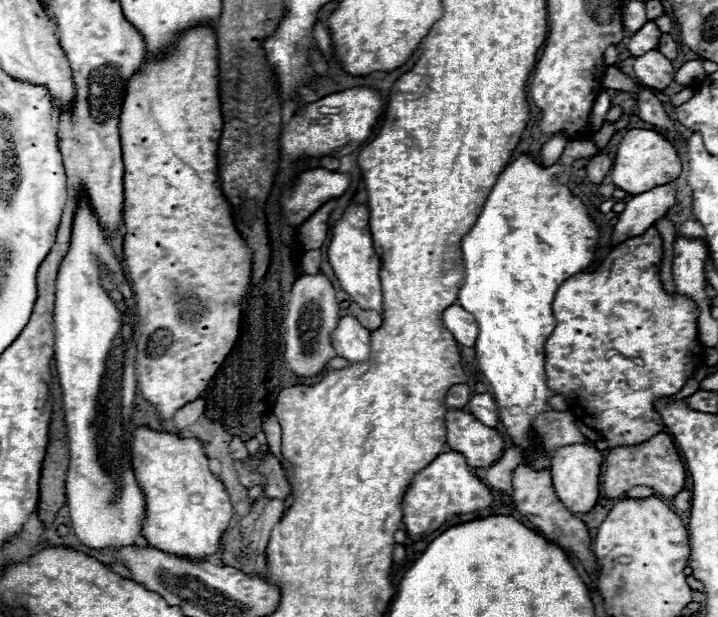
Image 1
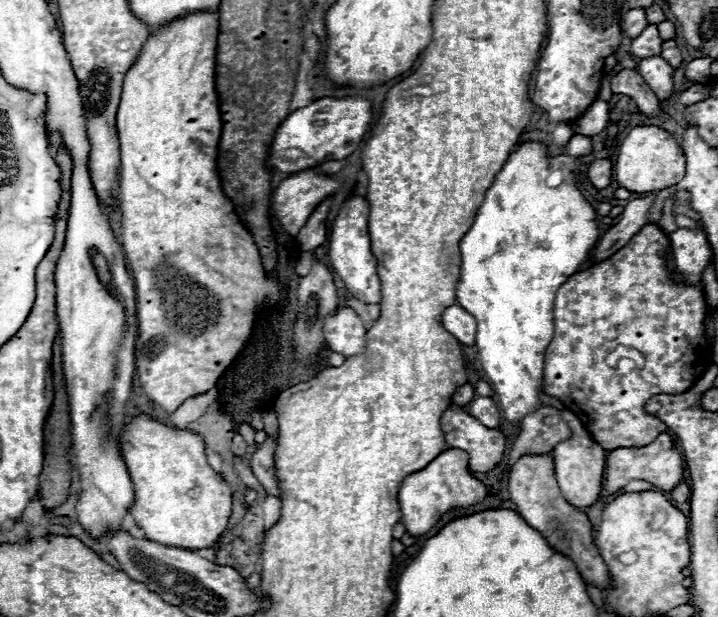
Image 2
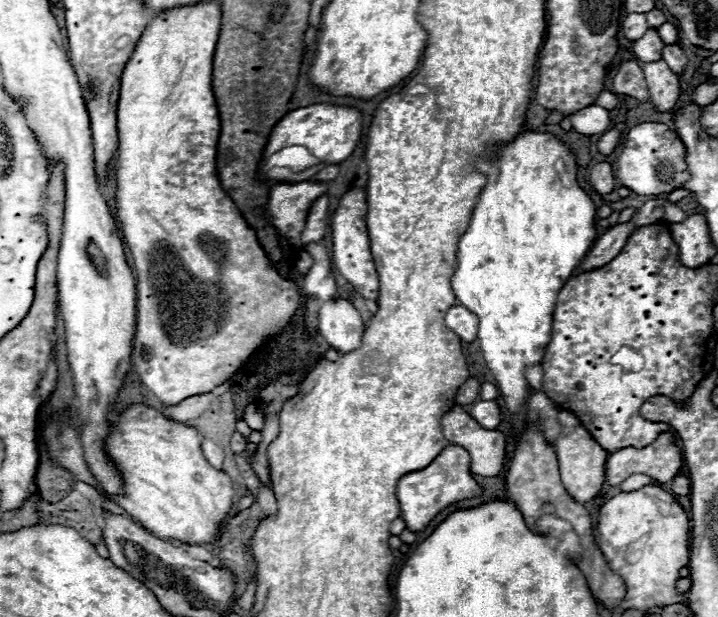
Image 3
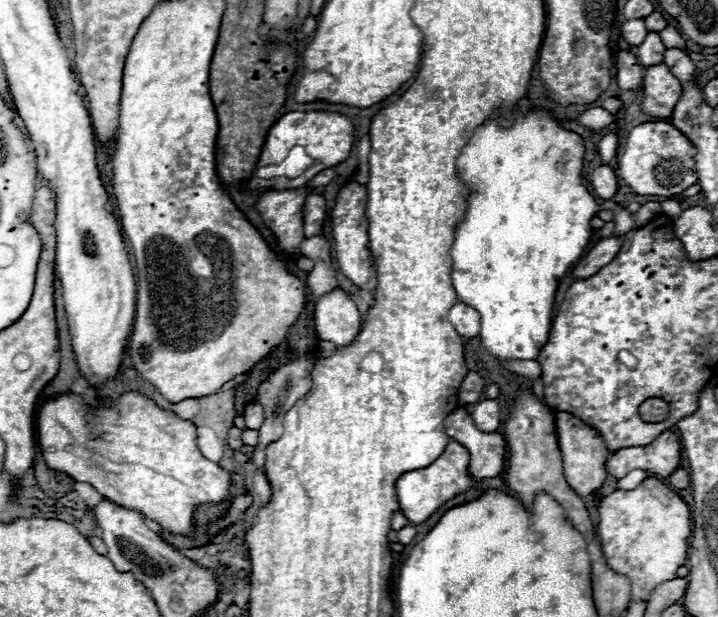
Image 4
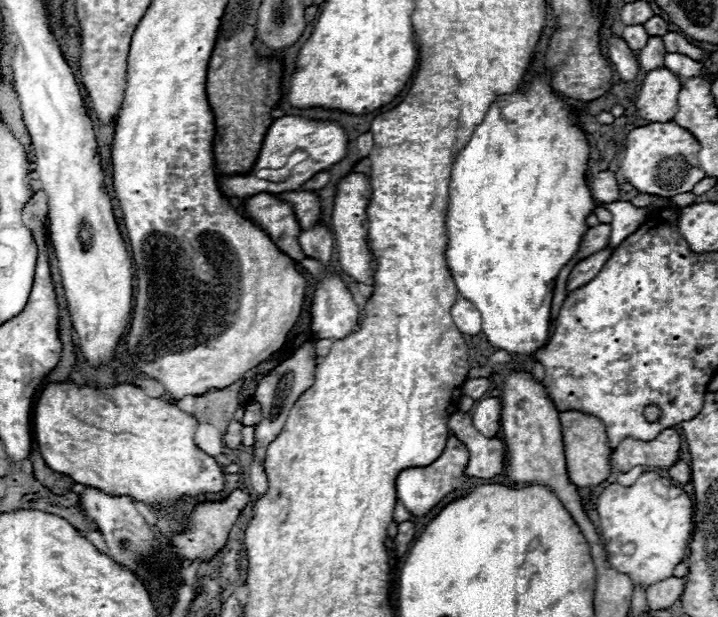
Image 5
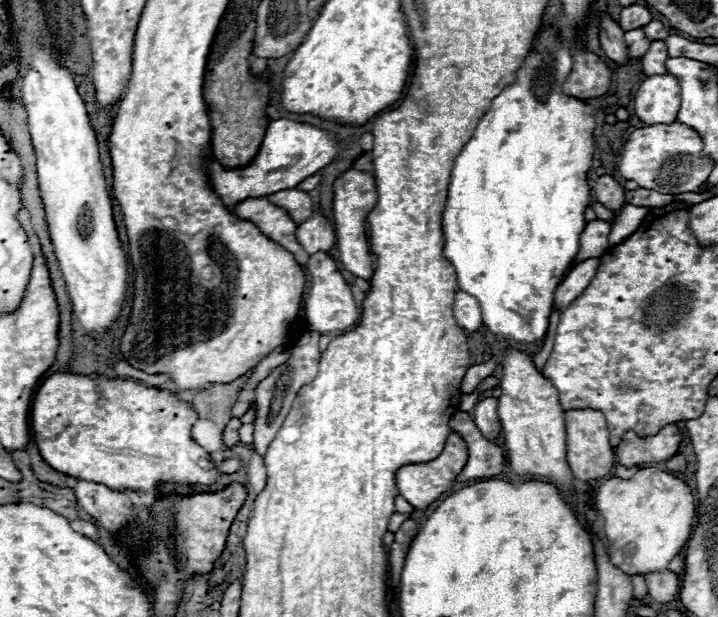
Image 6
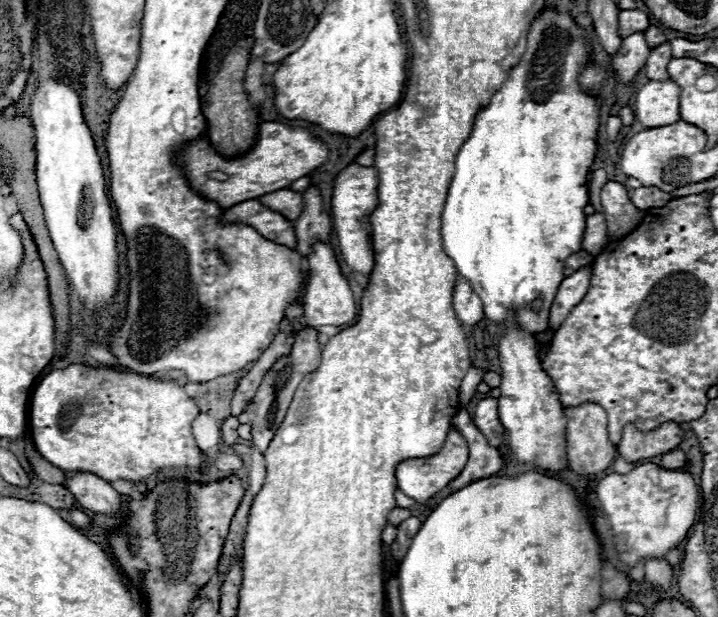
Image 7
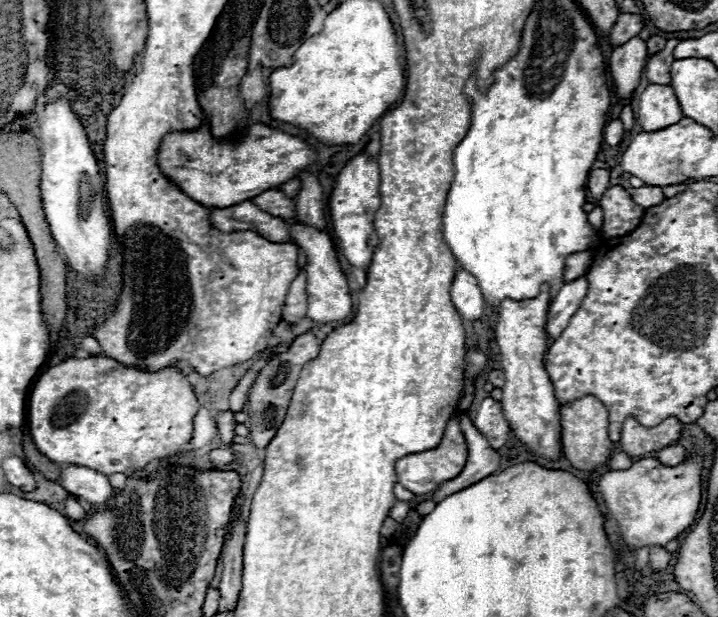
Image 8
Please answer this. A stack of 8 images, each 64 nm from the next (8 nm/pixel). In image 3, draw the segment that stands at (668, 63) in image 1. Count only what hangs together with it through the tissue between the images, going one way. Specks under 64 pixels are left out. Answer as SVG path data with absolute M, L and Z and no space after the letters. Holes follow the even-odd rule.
M664 60L646 62L646 64L642 64L642 68L644 68L648 92L652 96L650 98L652 106L660 112L670 110L676 104L676 100L680 98L678 76L668 68L668 64Z

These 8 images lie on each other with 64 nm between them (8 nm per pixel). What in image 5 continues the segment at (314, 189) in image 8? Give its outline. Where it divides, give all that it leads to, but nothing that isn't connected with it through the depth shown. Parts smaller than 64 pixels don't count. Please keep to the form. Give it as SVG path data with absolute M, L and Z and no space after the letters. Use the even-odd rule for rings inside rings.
M316 226L316 228L308 230L308 232L302 230L300 236L298 236L298 242L302 246L302 252L308 258L318 260L324 270L330 268L330 258L332 258L332 250L334 250L334 238L332 238L328 228Z

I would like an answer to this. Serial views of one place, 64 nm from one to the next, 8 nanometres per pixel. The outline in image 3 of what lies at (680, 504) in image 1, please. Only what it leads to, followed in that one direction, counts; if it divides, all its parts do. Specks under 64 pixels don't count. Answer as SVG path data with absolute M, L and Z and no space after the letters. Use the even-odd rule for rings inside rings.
M676 476L670 484L670 490L674 496L688 496L690 494L690 480L686 476Z

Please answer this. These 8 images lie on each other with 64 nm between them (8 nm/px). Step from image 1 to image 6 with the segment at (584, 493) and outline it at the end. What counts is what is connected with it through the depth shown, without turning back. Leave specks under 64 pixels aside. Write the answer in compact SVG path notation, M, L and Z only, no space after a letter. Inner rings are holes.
M568 410L564 412L566 426L566 460L576 480L588 482L596 478L604 478L610 474L614 466L614 448L608 442L608 424L602 412L598 410Z

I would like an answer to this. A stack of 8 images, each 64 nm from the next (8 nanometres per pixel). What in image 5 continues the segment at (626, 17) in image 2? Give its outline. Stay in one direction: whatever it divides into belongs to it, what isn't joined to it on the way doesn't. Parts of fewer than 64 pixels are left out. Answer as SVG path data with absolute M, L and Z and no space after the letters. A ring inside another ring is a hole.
M642 24L624 26L622 38L626 40L626 44L628 44L632 50L640 50L640 48L644 48L644 44L648 42L648 34L646 34L646 30L644 30Z

